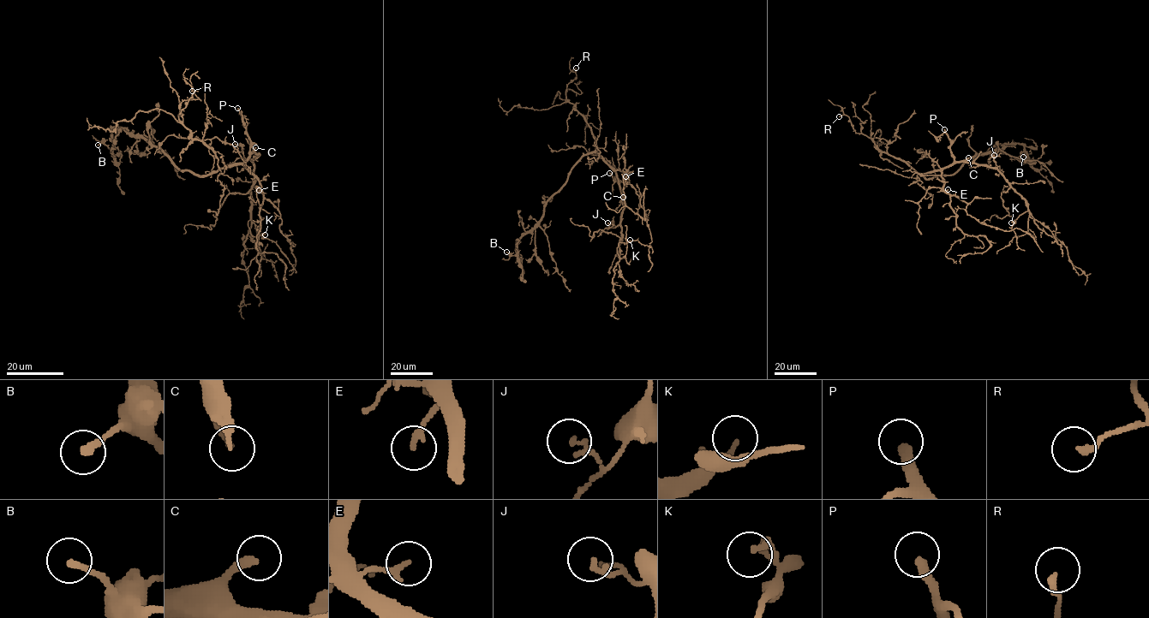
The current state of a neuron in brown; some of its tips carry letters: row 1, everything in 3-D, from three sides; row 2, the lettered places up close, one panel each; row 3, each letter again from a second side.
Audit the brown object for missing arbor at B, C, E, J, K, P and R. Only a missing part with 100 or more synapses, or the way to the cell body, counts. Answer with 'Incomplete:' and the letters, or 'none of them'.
Incomplete: C

